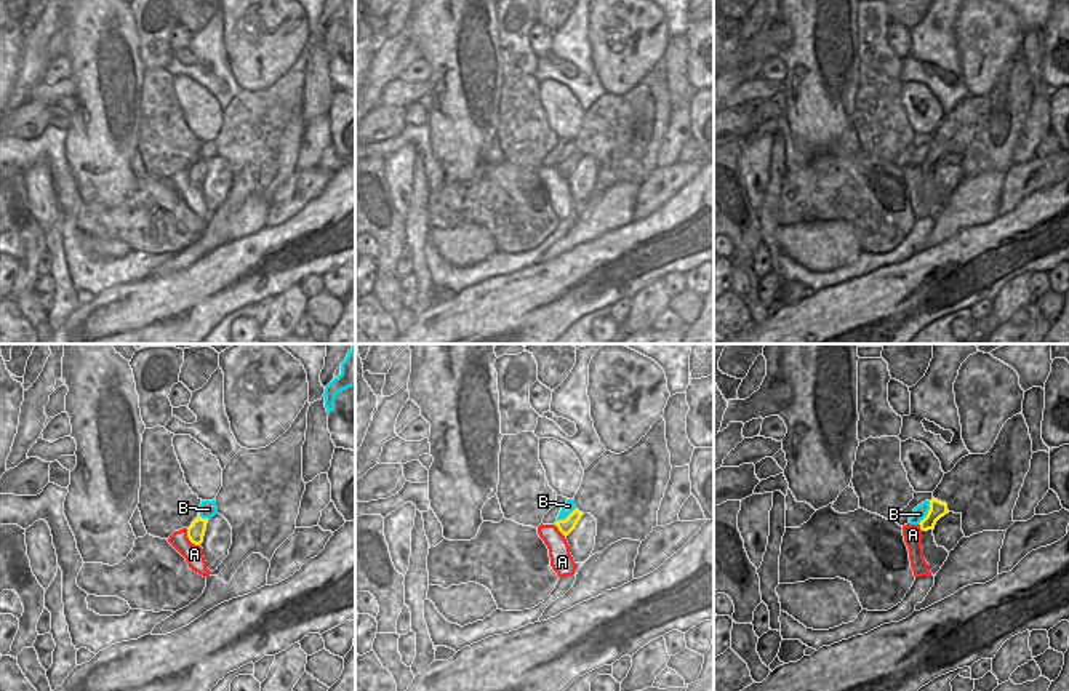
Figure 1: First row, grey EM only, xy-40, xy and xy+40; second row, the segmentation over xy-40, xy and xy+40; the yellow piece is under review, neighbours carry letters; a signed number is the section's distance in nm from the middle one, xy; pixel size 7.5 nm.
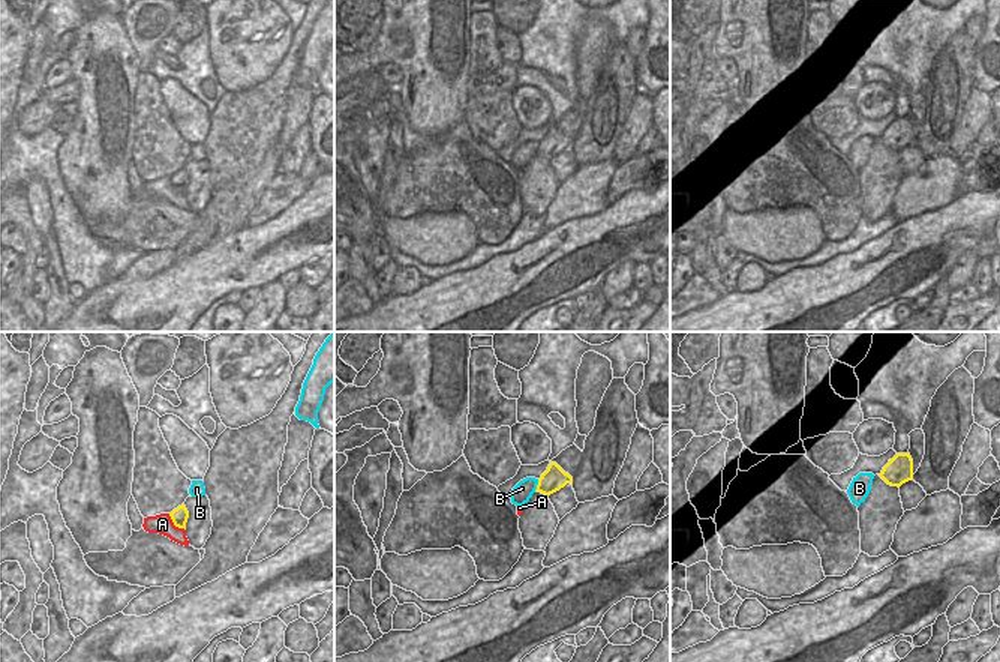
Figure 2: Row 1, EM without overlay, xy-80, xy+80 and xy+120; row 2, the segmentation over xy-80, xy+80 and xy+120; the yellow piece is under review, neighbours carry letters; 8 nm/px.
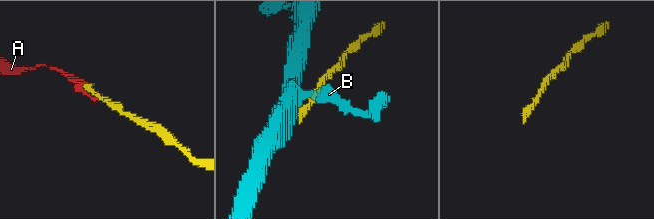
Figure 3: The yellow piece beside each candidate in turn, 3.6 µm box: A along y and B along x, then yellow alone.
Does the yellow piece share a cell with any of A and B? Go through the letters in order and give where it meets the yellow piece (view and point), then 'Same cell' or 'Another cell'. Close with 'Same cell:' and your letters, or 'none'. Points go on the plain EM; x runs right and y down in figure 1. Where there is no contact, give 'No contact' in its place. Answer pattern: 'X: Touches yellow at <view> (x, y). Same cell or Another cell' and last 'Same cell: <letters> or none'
A: Touches yellow at xy-40 (189, 181). Same cell
B: Touches yellow at xy+40 (928, 154). Another cell
Same cell: A

